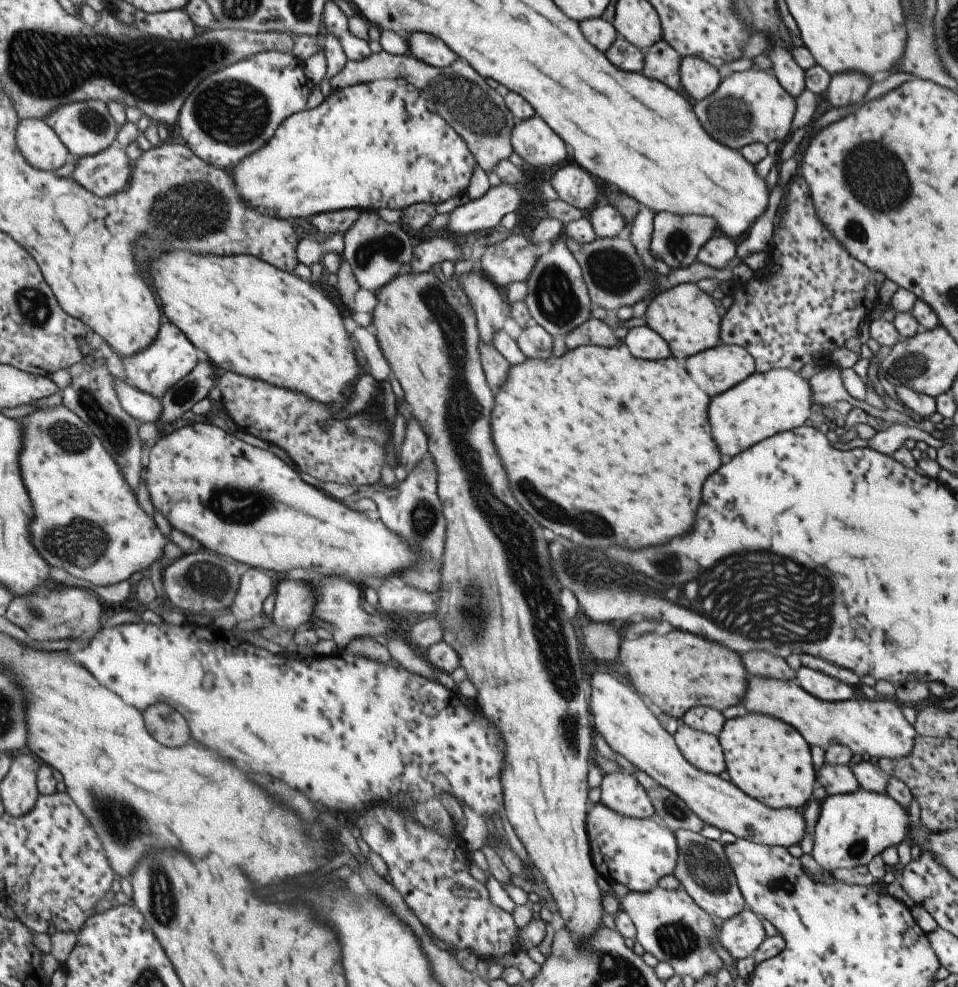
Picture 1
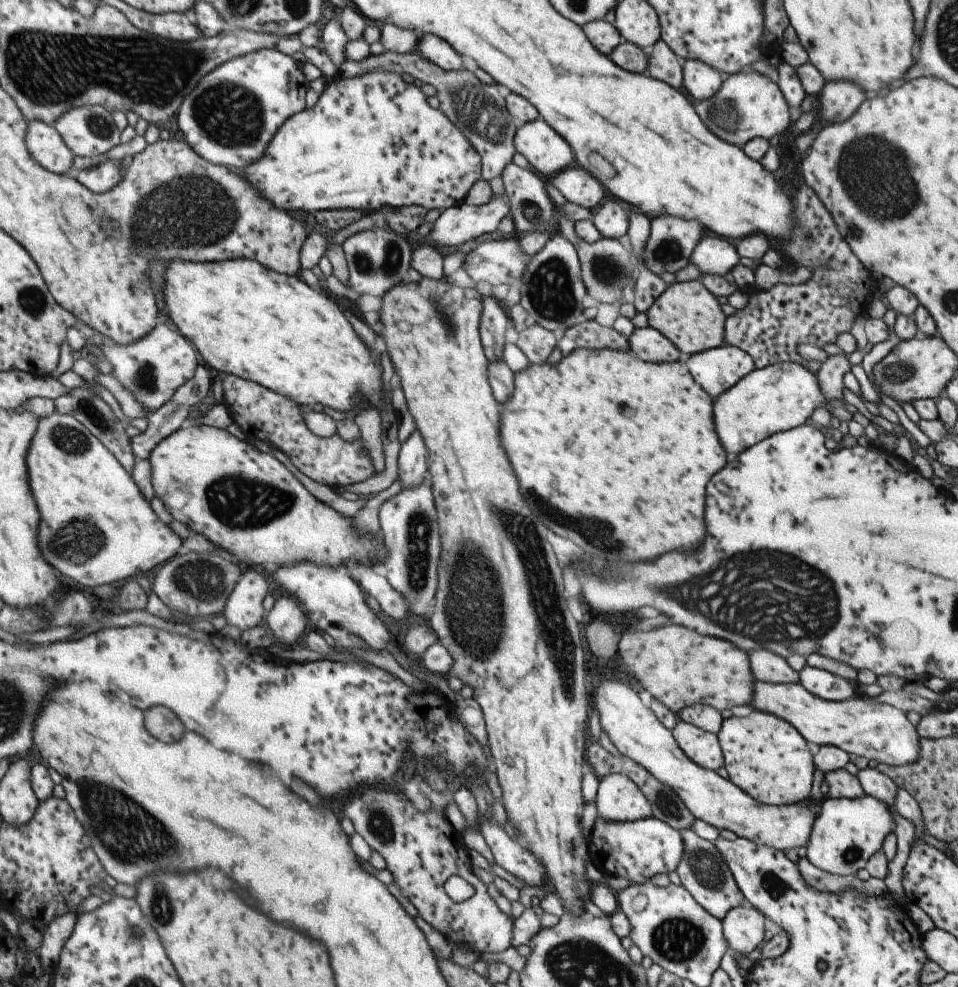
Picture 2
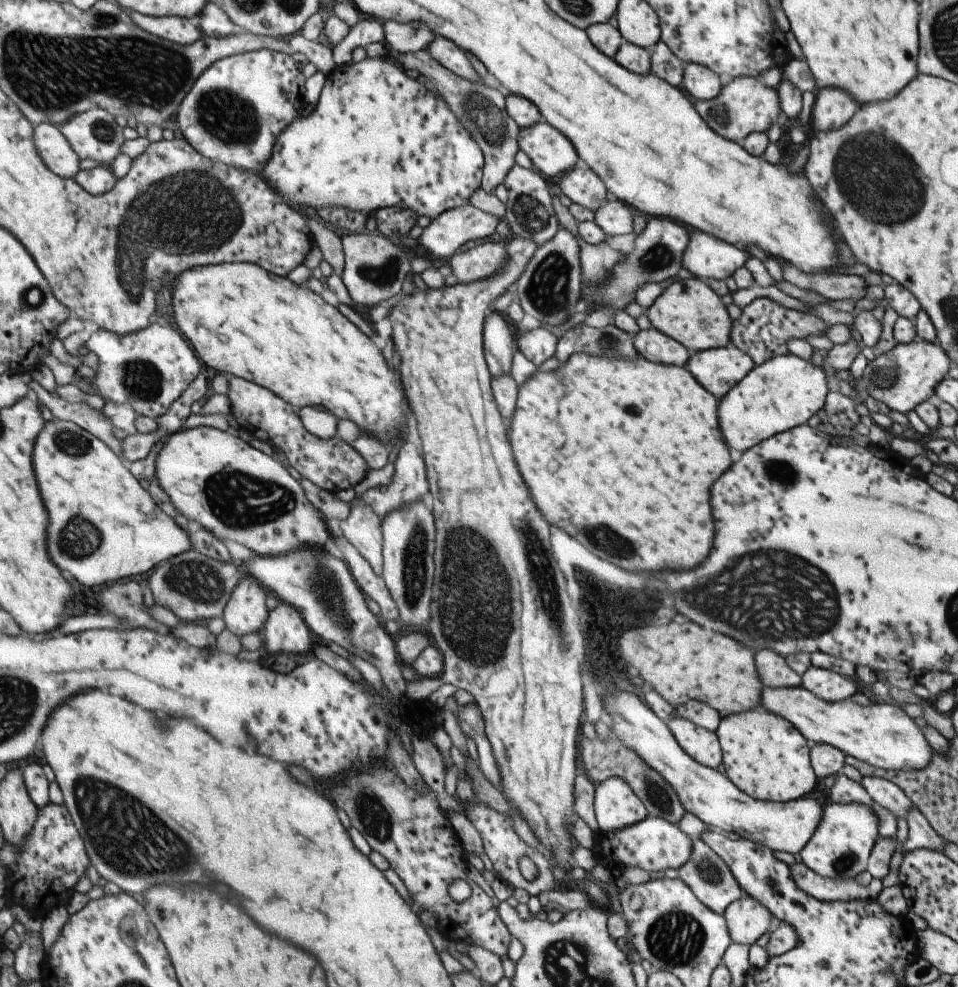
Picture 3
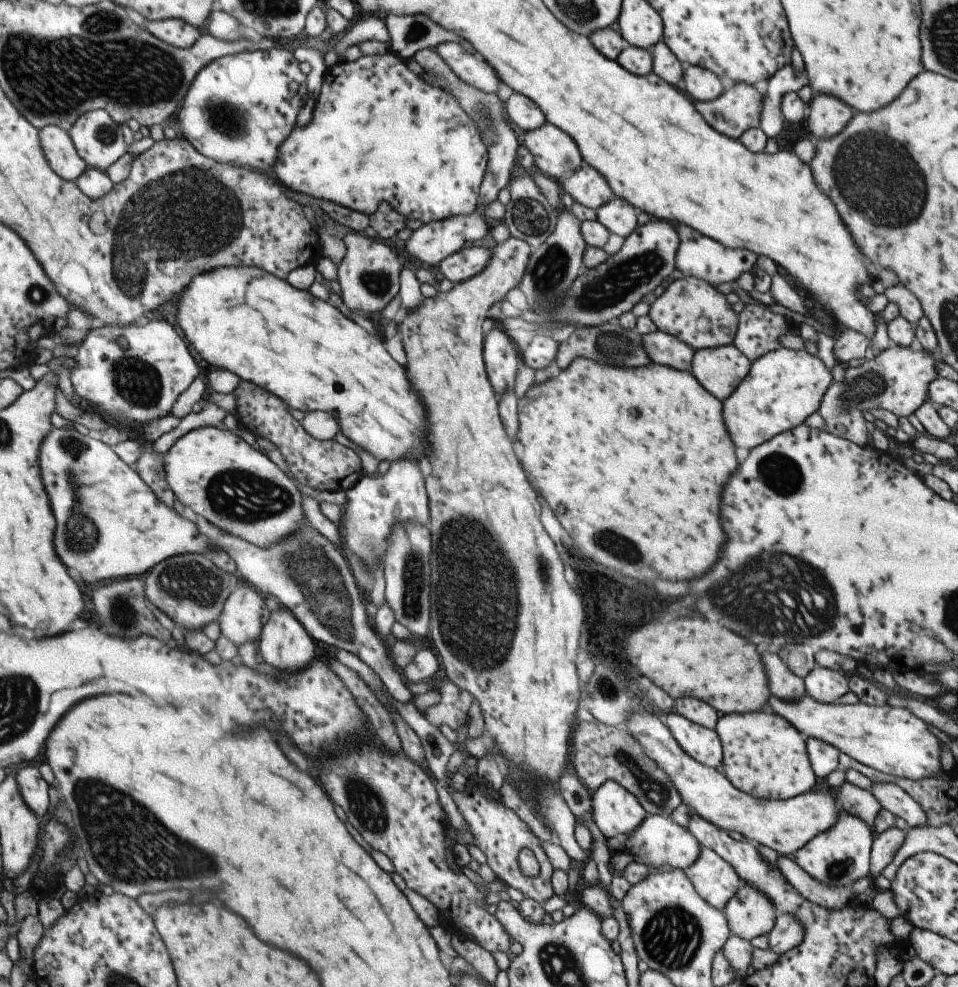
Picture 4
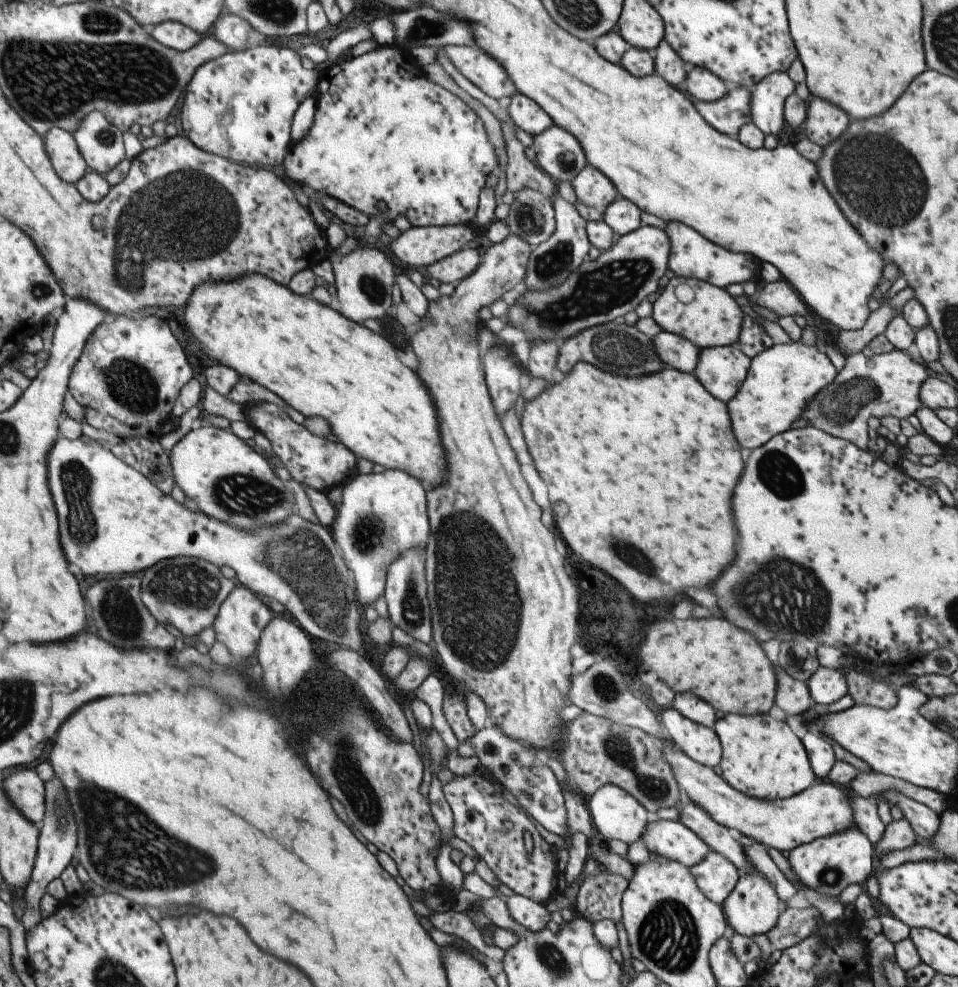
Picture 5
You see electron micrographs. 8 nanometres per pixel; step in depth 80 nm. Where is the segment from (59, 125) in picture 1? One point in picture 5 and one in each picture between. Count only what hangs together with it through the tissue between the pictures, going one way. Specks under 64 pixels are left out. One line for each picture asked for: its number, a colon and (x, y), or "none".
2: (87, 130)
3: (93, 134)
4: (97, 139)
5: (100, 144)

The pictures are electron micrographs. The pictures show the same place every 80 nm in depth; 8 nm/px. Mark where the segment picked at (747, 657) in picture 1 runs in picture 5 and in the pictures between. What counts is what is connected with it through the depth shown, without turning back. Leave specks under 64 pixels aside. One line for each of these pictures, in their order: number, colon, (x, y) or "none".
2: (770, 668)
3: (773, 672)
4: (783, 684)
5: (792, 696)

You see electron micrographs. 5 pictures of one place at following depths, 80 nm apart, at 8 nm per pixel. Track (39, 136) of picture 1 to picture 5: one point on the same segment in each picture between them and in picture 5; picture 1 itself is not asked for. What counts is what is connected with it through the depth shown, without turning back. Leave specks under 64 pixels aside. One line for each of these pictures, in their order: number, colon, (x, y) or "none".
2: (45, 146)
3: (55, 153)
4: (58, 150)
5: (68, 164)

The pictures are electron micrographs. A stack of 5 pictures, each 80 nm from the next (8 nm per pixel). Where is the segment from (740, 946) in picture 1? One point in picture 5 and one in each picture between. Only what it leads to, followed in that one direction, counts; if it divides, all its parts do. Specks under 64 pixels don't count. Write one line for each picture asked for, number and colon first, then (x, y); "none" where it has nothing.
2: (742, 927)
3: (745, 919)
4: (748, 913)
5: (752, 907)

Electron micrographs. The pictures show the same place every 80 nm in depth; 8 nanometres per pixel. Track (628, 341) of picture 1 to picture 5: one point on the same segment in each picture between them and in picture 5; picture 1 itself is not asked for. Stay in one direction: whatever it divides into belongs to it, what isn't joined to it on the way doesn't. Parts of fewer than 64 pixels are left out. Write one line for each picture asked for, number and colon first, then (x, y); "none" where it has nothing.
2: (646, 343)
3: (652, 345)
4: (661, 348)
5: (675, 352)

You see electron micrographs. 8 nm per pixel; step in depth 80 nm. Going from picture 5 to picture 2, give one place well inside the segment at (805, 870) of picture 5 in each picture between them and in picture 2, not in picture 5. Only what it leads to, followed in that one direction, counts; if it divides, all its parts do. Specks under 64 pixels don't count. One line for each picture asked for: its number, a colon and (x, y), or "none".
2: (845, 832)
3: (839, 847)
4: (839, 855)

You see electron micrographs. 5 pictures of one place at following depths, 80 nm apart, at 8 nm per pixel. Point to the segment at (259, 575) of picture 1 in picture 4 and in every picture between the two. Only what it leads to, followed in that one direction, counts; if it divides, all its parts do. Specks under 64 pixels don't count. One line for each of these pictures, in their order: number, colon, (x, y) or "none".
2: (243, 608)
3: (245, 611)
4: (243, 613)

